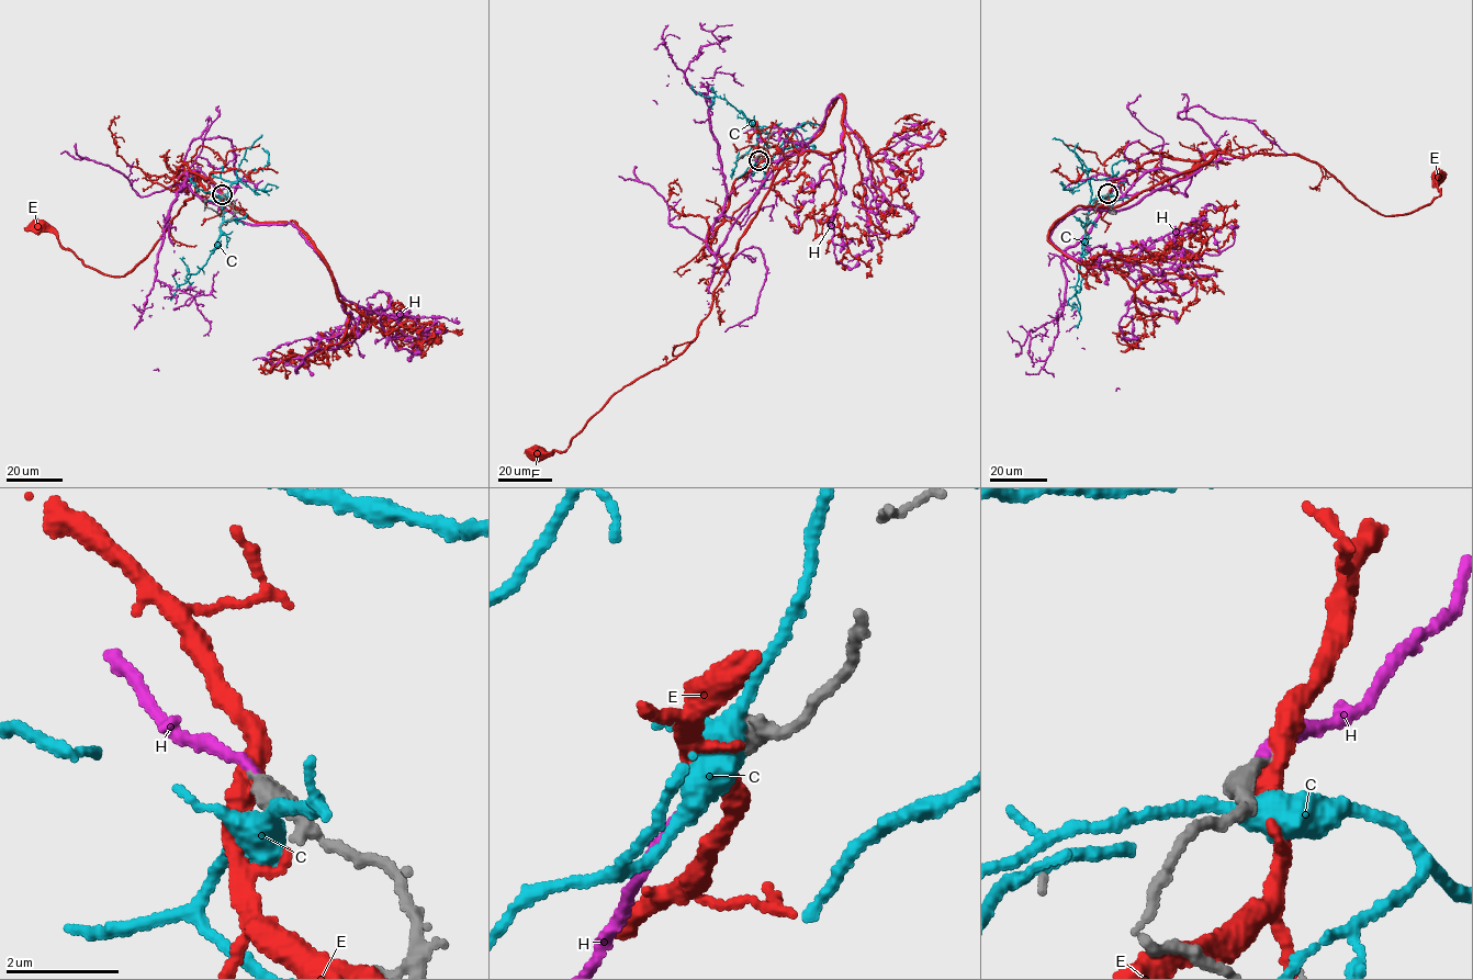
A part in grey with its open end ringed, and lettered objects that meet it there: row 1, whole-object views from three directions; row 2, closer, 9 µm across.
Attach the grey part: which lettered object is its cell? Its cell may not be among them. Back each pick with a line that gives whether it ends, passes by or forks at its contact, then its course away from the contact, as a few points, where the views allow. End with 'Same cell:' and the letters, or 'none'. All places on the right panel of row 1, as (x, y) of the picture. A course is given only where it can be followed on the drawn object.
H: it ends there; it runs (1109, 192), (1202, 165), (1049, 239), (1110, 269), (1219, 252), (1214, 229), (1183, 238)
Same cell: H

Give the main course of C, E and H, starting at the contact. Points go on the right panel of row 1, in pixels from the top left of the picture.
C: (1108, 194), (1090, 202), (1075, 288), (1080, 317), (1074, 326)
E: (1109, 192), (1114, 180), (1166, 157), (1293, 155), (1316, 161), (1356, 199), (1390, 216), (1438, 196), (1439, 177)
H: (1109, 192), (1202, 165), (1049, 239), (1110, 269), (1219, 252), (1214, 229), (1183, 238)

